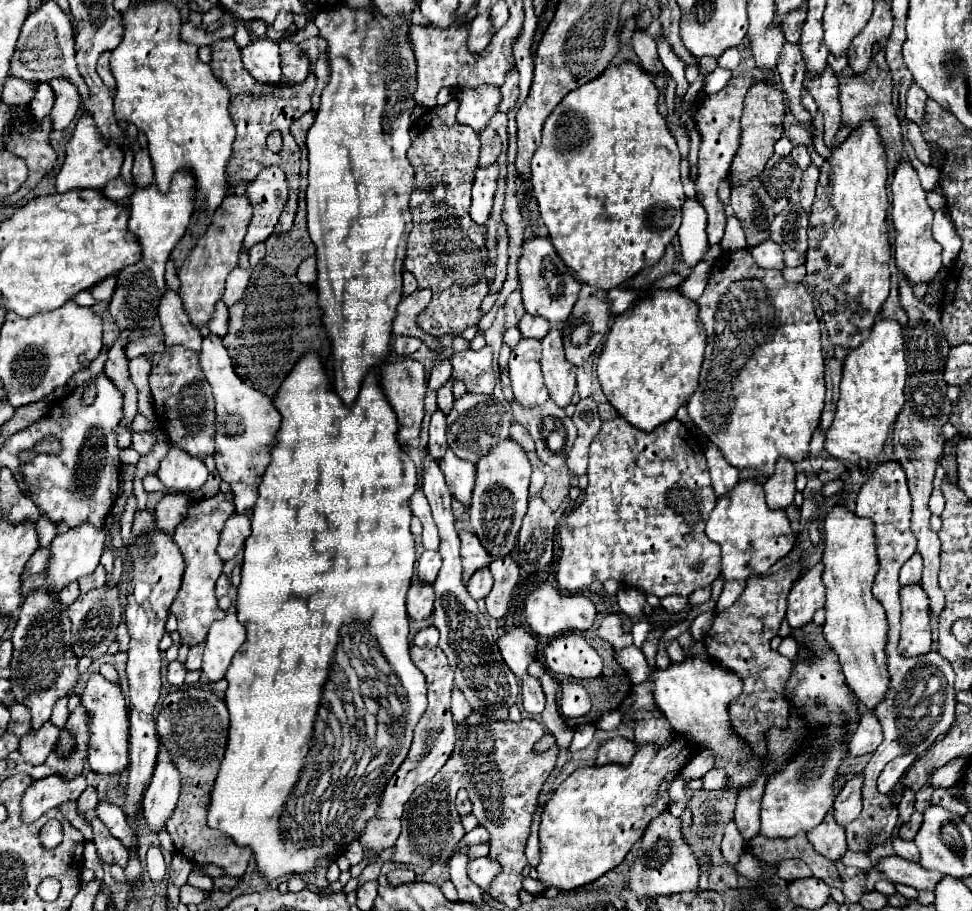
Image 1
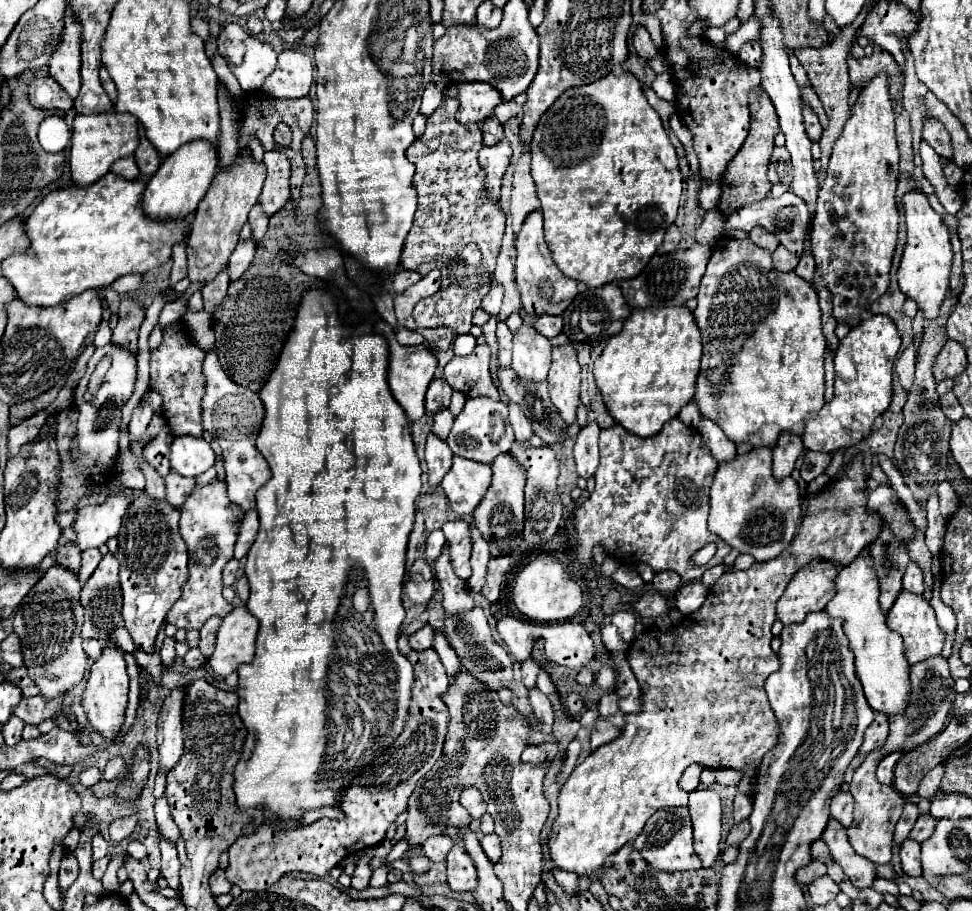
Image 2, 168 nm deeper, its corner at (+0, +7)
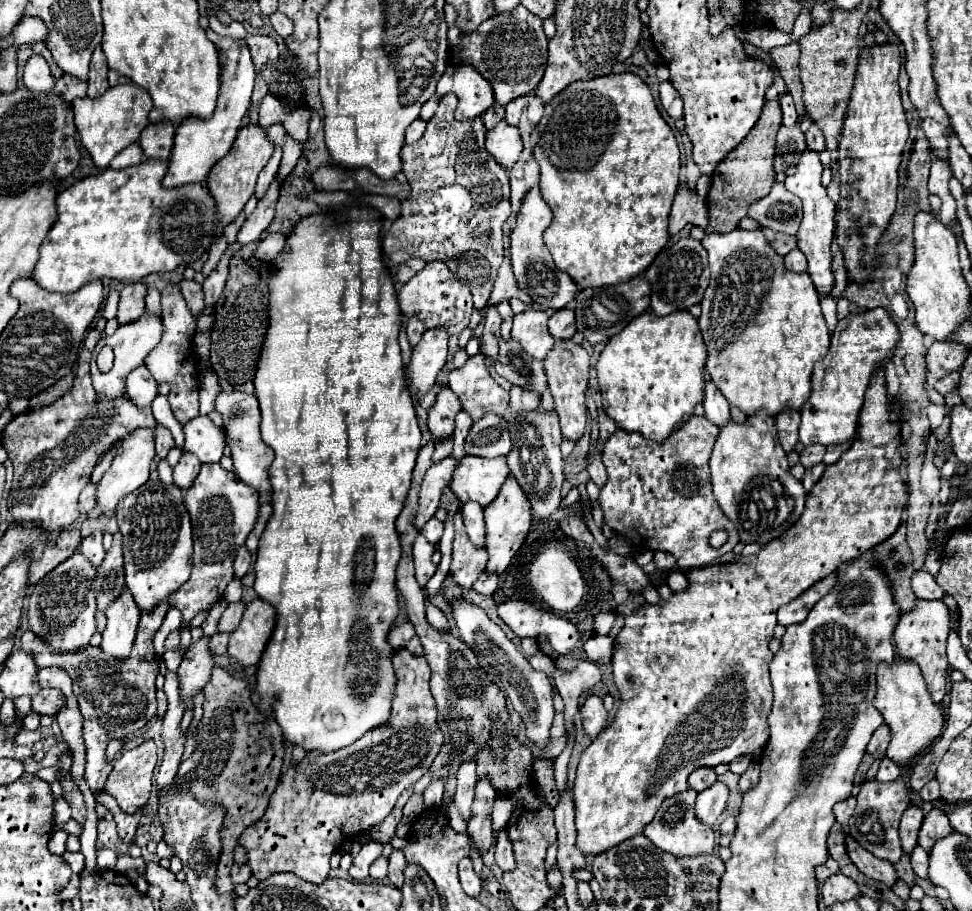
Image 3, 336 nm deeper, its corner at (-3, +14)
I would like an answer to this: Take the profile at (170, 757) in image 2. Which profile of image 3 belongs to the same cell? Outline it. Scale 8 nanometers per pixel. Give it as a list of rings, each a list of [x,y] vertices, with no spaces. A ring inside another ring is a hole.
[[[201,638],[197,644],[189,646],[185,660],[177,668],[181,704],[185,706],[185,712],[193,710],[193,700],[209,682],[211,668],[213,668],[213,660],[207,646],[207,638]]]

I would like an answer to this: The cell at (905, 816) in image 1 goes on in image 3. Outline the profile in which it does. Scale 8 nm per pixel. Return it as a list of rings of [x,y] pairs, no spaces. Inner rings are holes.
[[[909,806],[903,812],[901,824],[899,824],[899,836],[901,836],[901,846],[905,854],[911,854],[911,850],[917,844],[917,832],[921,822],[923,822],[923,812],[919,806]]]

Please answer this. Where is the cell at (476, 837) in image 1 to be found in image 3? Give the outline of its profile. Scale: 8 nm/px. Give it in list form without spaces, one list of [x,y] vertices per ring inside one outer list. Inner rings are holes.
[[[501,830],[495,840],[495,862],[499,864],[501,870],[513,870],[515,868],[515,858],[511,850],[511,842],[507,838],[507,832]]]

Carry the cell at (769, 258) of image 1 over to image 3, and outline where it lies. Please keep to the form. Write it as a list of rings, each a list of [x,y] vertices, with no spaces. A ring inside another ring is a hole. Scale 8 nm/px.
[[[799,248],[791,250],[787,256],[785,256],[785,266],[787,270],[791,272],[805,272],[807,270],[807,260],[803,256],[803,252]]]

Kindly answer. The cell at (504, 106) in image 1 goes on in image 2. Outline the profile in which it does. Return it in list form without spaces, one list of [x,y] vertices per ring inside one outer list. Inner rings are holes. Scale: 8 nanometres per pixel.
[[[520,93],[520,95],[514,97],[512,101],[504,101],[504,103],[500,103],[500,105],[494,109],[494,115],[496,115],[496,117],[502,121],[502,125],[504,125],[508,119],[516,117],[516,115],[522,111],[524,101],[526,101],[526,93]]]

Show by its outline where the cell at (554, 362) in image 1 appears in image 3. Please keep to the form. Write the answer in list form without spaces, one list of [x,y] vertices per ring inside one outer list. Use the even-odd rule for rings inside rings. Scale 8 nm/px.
[[[555,340],[555,346],[547,354],[543,364],[545,364],[549,390],[555,400],[555,412],[559,414],[561,434],[569,440],[577,440],[585,432],[585,422],[587,422],[585,390],[587,390],[587,382],[589,382],[589,354],[583,346],[579,346],[571,340]]]

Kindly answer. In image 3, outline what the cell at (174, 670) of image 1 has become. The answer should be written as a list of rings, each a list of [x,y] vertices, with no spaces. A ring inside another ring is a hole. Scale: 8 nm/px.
[[[213,634],[213,636],[209,638],[209,650],[211,650],[213,654],[225,654],[227,642],[229,642],[229,636],[227,636],[227,634]]]

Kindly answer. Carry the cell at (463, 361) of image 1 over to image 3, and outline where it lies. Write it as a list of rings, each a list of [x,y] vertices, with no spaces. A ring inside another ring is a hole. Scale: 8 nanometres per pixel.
[[[481,352],[471,356],[461,368],[453,368],[447,386],[459,396],[473,420],[481,418],[485,412],[505,414],[509,406],[509,392],[491,378]]]

